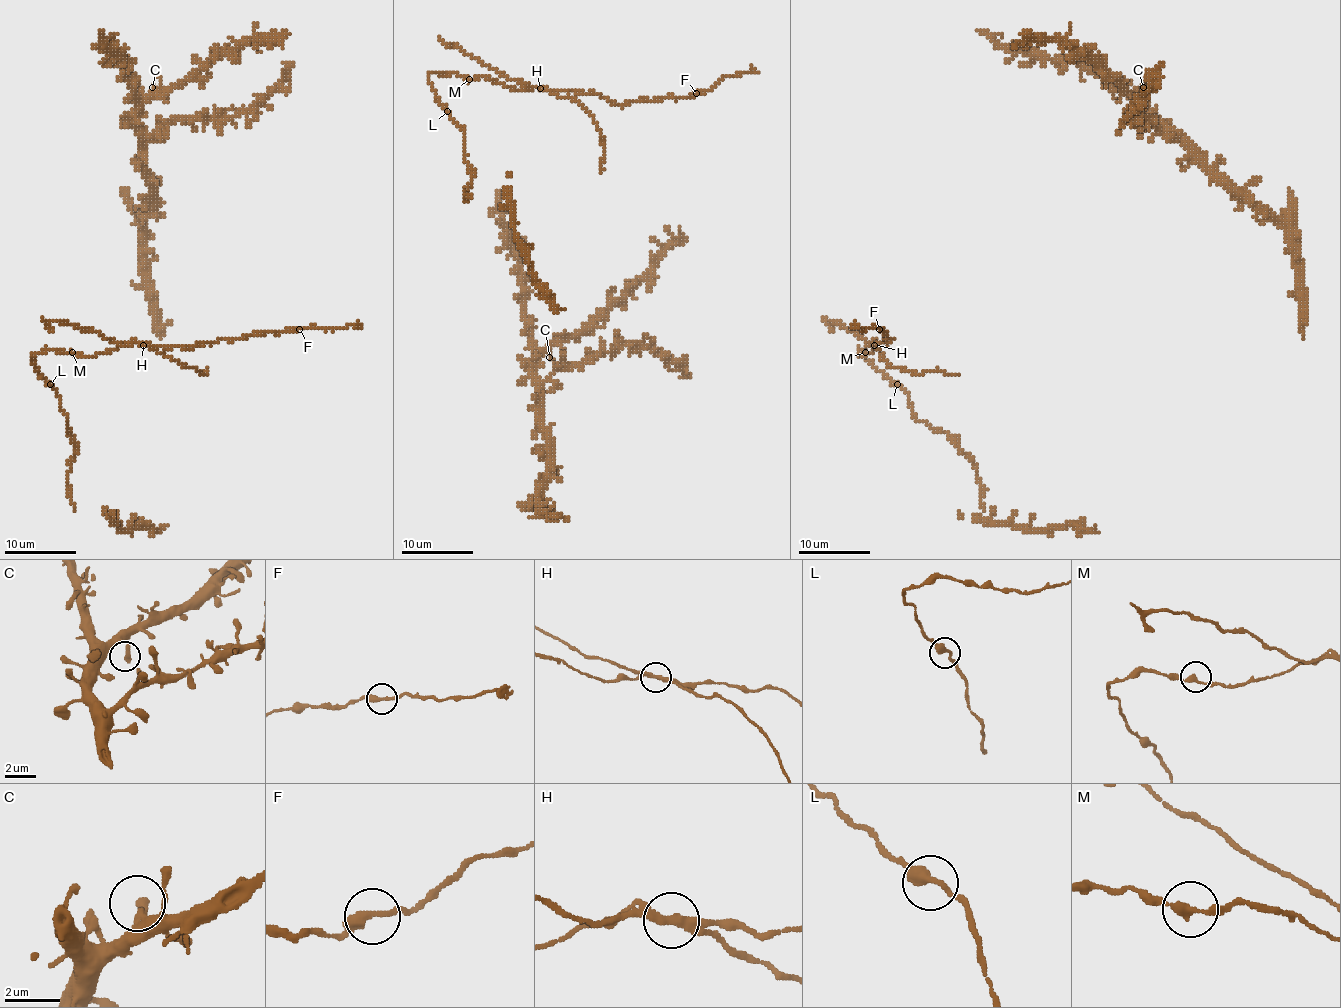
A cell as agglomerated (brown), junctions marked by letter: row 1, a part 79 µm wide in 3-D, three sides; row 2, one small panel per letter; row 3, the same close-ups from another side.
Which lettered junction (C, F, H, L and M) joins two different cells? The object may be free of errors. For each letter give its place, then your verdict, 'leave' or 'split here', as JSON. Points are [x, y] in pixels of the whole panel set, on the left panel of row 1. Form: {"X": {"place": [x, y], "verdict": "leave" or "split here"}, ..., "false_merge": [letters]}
{"C": {"place": [152, 87], "verdict": "leave"}, "F": {"place": [299, 329], "verdict": "leave"}, "H": {"place": [143, 345], "verdict": "split here"}, "L": {"place": [50, 384], "verdict": "leave"}, "M": {"place": [72, 352], "verdict": "leave"}, "false_merge": ["H"]}

